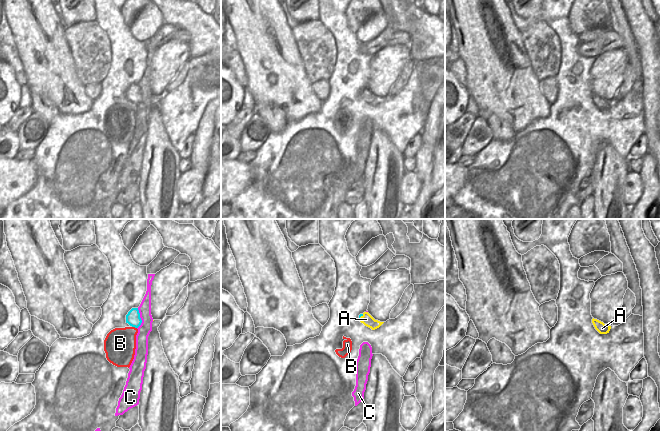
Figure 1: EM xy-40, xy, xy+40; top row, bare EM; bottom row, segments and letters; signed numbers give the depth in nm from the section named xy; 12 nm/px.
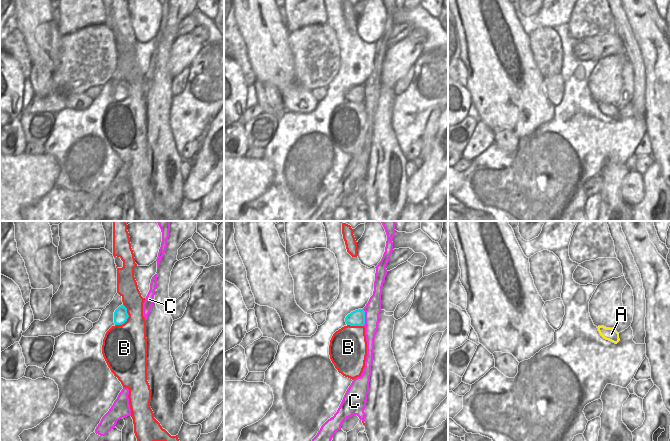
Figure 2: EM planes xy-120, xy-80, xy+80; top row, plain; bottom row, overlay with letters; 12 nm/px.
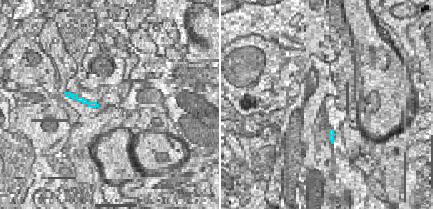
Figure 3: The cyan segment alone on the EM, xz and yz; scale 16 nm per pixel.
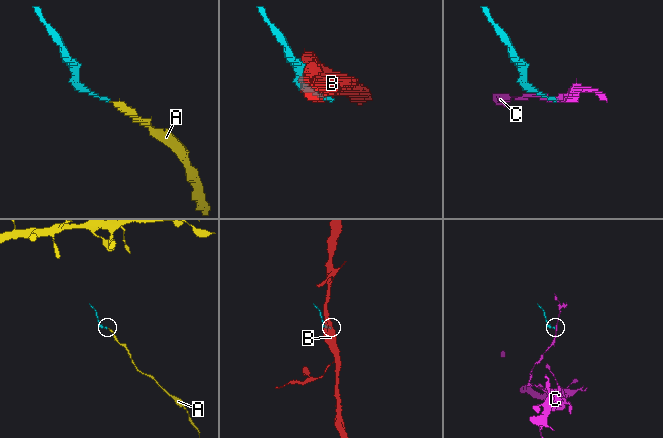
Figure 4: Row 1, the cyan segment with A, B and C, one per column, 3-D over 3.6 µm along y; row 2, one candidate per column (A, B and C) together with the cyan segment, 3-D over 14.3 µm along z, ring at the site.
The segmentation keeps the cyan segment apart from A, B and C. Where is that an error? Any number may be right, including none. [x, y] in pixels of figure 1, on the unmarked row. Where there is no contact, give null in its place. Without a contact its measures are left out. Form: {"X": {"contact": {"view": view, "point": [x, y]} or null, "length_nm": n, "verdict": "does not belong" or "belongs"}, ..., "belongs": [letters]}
{"A": {"contact": {"view": "xy", "point": [360, 92]}, "length_nm": 100, "verdict": "belongs"}, "B": {"contact": {"view": "xy-40", "point": [134, 102]}, "length_nm": 70, "verdict": "does not belong"}, "C": {"contact": {"view": "xy-40", "point": [140, 94]}, "length_nm": 260, "verdict": "does not belong"}, "belongs": ["A"]}

